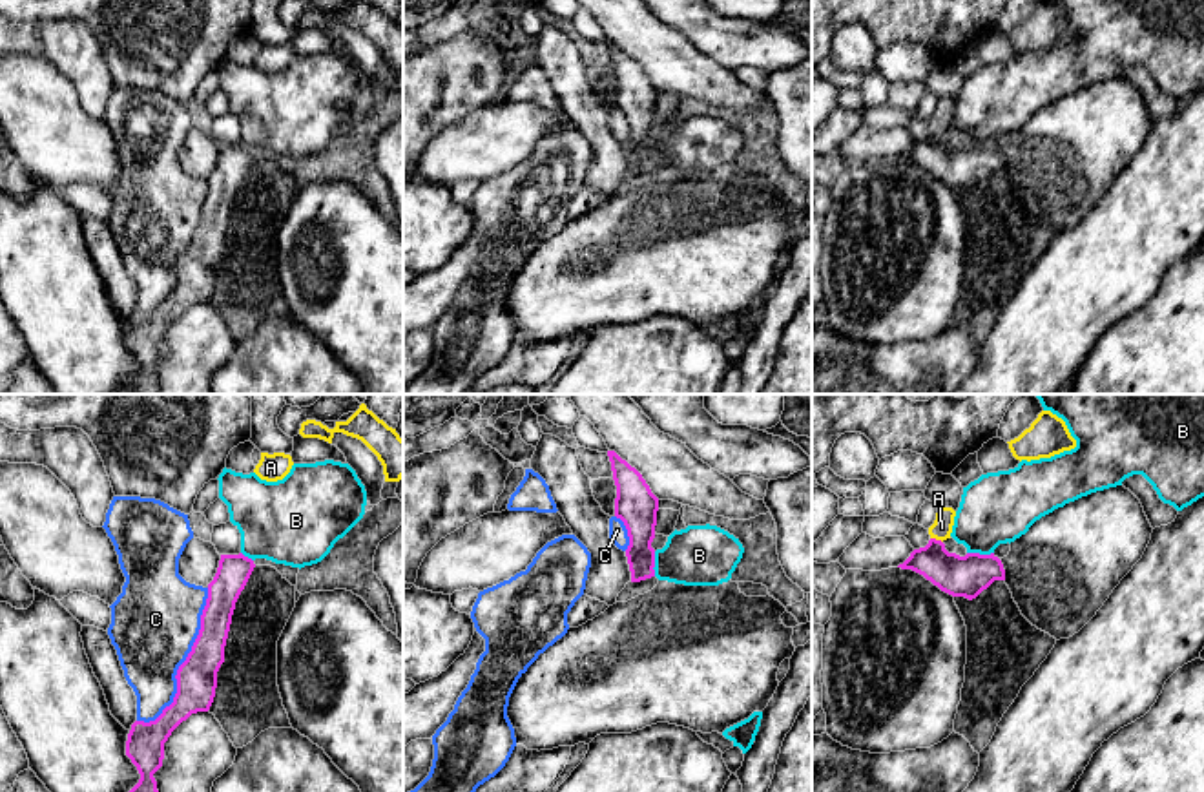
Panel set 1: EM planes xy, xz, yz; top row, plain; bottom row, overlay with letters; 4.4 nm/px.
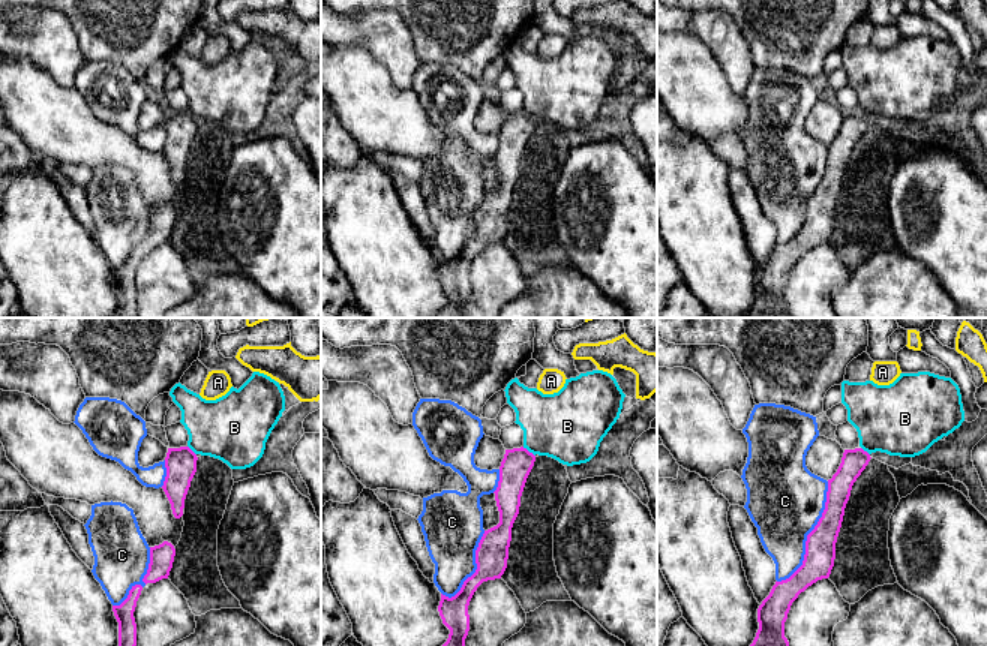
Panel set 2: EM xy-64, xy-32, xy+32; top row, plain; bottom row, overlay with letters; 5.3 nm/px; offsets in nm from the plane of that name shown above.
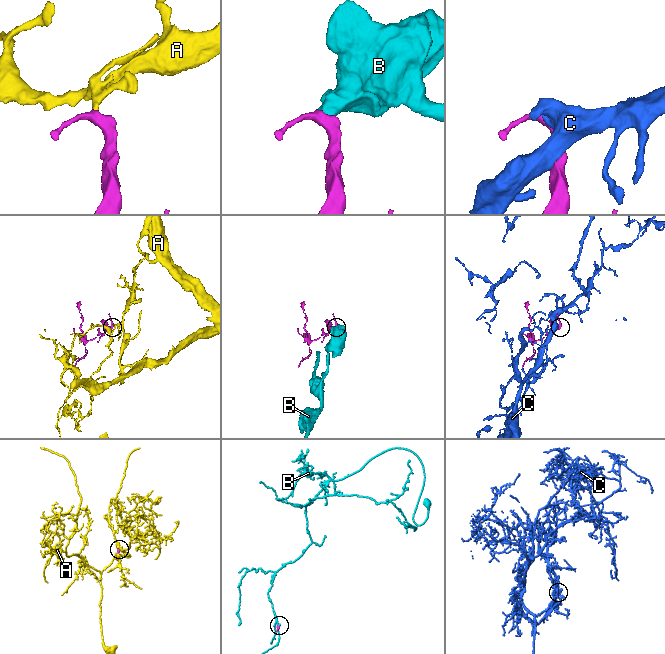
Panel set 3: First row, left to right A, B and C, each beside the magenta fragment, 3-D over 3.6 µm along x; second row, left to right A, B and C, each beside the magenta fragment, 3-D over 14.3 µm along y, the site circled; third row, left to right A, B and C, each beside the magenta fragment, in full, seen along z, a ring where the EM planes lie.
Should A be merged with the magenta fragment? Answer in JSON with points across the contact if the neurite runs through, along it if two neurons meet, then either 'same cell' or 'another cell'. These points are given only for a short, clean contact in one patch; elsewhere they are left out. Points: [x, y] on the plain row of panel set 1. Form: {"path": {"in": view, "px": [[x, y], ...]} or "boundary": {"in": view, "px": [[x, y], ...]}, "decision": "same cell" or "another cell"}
{"path": {"in": "yz", "px": [[969, 166], [936, 141], [934, 130], [942, 119]]}, "decision": "same cell"}

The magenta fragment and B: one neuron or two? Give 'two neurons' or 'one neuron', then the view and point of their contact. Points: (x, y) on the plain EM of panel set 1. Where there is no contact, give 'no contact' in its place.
two neurons | yz (978, 145)

